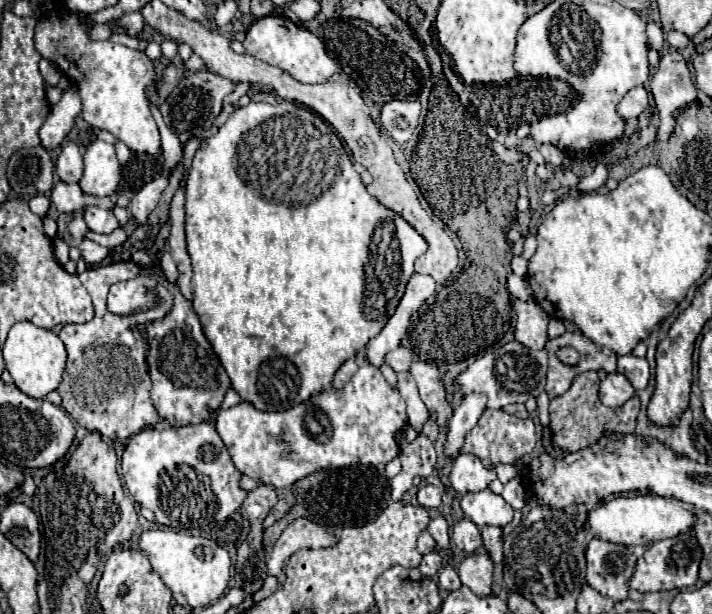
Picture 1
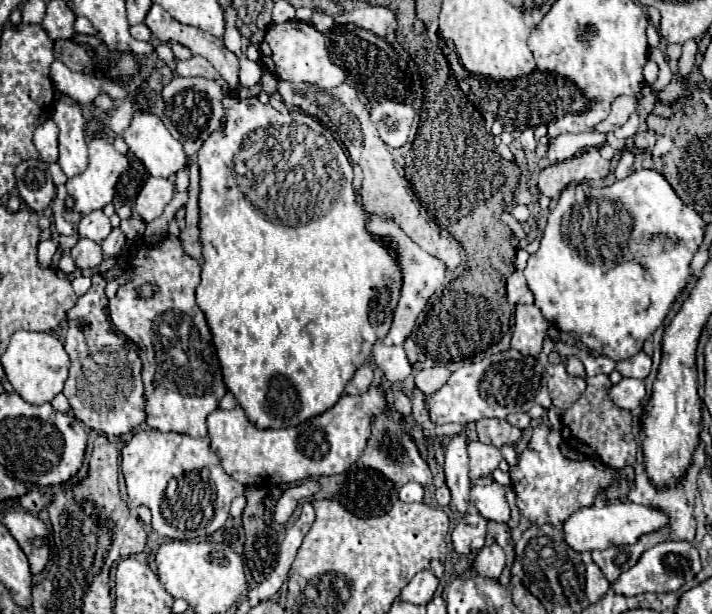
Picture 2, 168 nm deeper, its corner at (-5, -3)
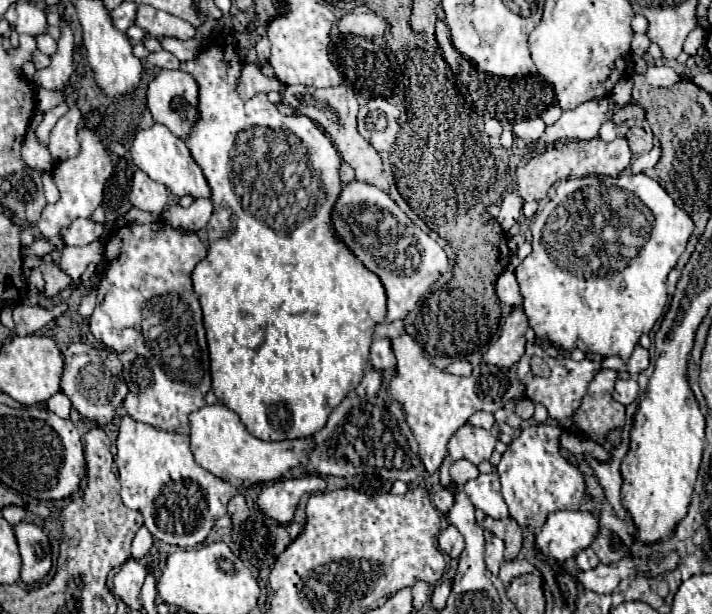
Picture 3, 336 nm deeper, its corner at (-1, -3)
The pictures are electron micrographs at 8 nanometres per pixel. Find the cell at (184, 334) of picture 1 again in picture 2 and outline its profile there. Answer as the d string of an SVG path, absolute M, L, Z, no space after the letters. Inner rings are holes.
M167 234L157 244L139 242L135 248L131 262L129 262L129 276L131 280L127 284L121 284L117 294L109 300L109 320L119 332L119 336L133 342L139 350L141 358L141 376L145 386L145 414L147 414L147 426L159 430L159 432L179 432L187 434L191 438L201 438L207 434L205 420L207 416L219 408L219 400L227 392L223 384L223 374L219 368L219 360L213 348L211 332L207 328L205 314L195 302L195 288L199 284L199 272L201 272L201 260L185 254L181 242L177 236ZM143 284L157 286L157 292L151 298L139 298L137 288Z

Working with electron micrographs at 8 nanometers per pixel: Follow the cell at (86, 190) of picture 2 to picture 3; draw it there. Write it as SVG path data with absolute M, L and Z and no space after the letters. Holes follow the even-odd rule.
M87 128L79 130L79 140L81 140L79 156L71 158L71 160L65 160L65 162L59 162L53 168L53 180L55 180L59 192L61 192L61 198L59 198L57 204L45 206L45 210L43 210L43 214L41 214L39 222L37 222L43 238L55 240L63 228L71 226L73 220L91 218L93 210L103 202L105 182L115 170L113 158L109 156L105 144L101 142L101 138L93 130L87 130Z

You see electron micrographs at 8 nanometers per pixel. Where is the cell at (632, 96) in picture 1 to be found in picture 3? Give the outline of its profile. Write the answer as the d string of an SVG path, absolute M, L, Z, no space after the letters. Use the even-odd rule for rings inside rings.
M597 98L585 104L579 104L575 110L563 112L561 118L545 128L541 140L545 144L553 144L557 140L593 140L599 136L601 124L609 122L609 100Z

